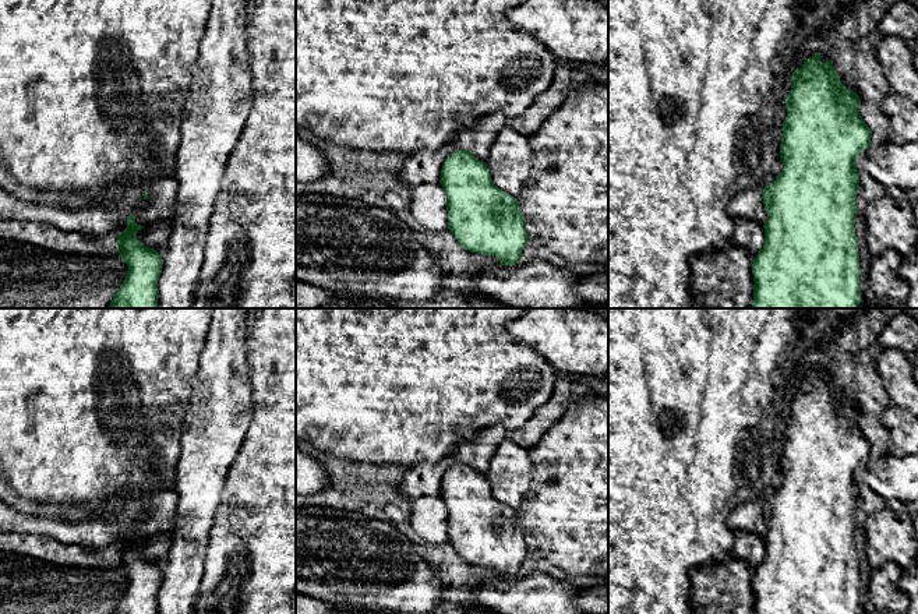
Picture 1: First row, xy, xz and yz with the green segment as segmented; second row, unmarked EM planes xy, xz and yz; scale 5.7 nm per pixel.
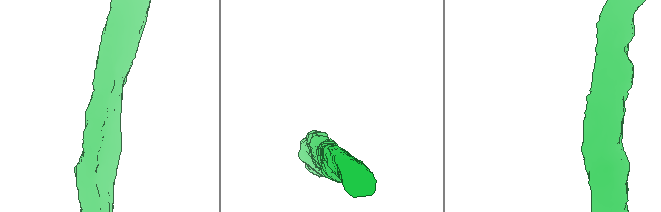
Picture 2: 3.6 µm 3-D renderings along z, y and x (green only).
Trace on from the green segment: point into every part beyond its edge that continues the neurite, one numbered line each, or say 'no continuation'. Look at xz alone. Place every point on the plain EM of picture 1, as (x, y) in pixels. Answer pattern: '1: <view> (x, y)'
no continuation

